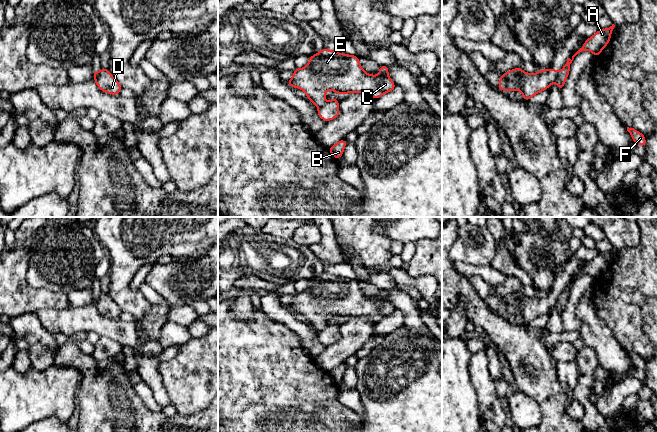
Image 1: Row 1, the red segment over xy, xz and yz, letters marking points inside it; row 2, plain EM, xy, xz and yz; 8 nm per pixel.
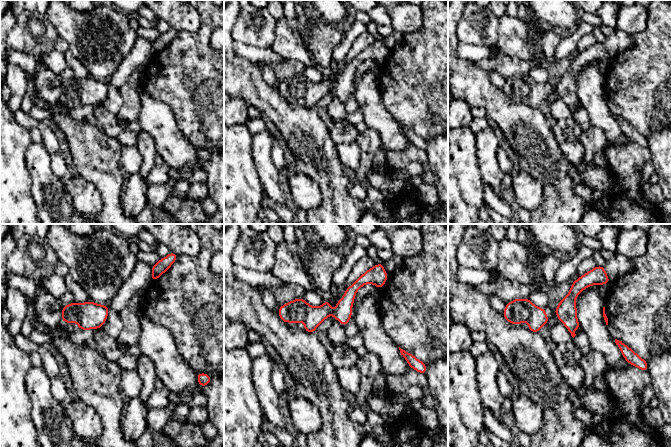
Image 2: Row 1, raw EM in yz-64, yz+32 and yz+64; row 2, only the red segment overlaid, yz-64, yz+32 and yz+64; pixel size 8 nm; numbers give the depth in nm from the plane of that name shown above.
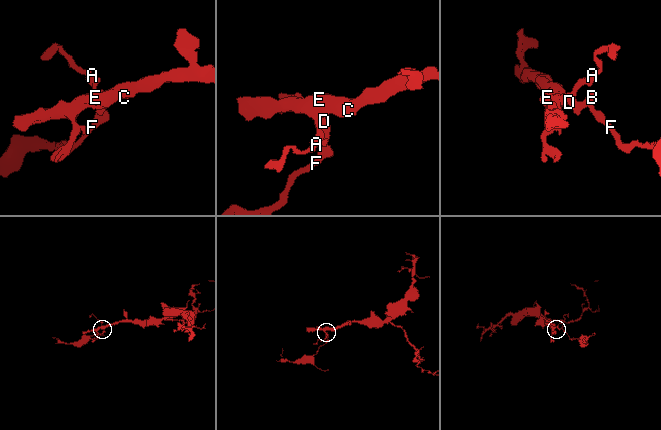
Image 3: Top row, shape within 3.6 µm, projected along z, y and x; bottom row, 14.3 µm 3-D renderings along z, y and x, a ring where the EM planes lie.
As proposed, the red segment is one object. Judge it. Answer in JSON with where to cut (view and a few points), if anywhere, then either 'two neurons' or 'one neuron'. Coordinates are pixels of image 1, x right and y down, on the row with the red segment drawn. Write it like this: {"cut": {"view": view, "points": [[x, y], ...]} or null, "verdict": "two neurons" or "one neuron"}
{"cut": {"view": "yz", "points": [[558, 72], [553, 81]]}, "verdict": "two neurons"}

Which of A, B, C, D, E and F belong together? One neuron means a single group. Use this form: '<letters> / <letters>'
A B D F / C E

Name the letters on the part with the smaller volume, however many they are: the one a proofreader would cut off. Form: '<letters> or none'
A, B, D, F

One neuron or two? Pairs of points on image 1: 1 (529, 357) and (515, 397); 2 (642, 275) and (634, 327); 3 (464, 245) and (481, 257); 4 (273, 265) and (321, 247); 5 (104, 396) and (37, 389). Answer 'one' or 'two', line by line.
1: two
2: one
3: one
4: two
5: two

